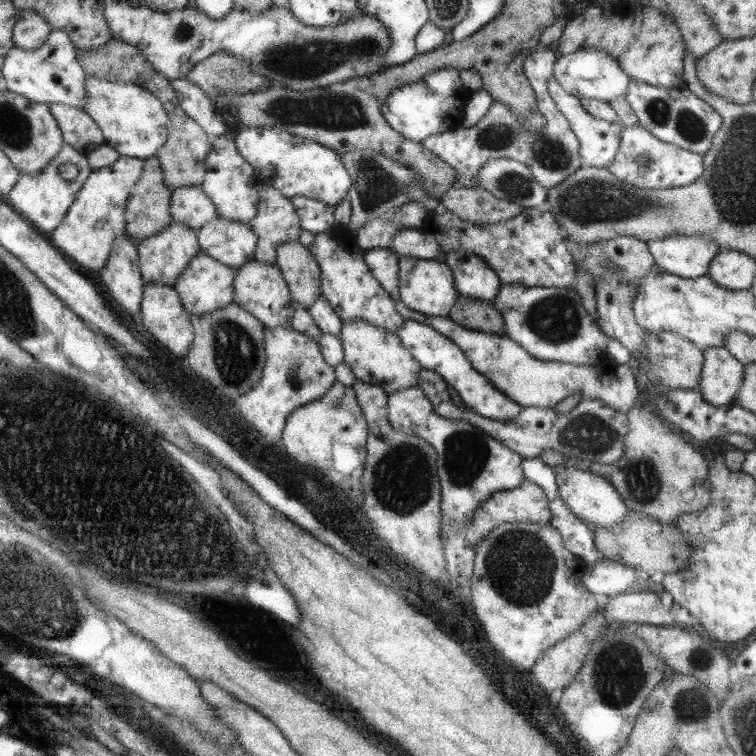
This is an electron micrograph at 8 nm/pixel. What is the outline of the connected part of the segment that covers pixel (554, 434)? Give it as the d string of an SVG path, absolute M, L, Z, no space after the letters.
M422 369L420 371L419 378L419 388L424 392L425 397L428 398L430 402L434 405L434 410L444 418L449 418L450 420L465 420L474 426L483 430L488 436L494 438L520 455L522 458L537 458L545 450L558 450L560 454L563 454L566 459L568 458L579 458L583 461L588 461L594 463L598 462L599 464L612 464L616 462L623 452L623 445L625 444L626 435L629 433L629 420L628 417L609 406L606 406L601 400L581 400L572 411L568 414L556 414L553 411L553 408L538 408L537 406L524 407L522 413L519 414L516 418L513 418L510 421L500 421L494 419L487 419L483 416L480 416L477 412L474 412L472 409L464 410L460 407L454 405L454 401L448 393L447 382L435 372L431 370Z

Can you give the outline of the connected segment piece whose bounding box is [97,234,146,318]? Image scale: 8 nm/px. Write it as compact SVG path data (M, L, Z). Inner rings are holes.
M127 234L118 237L112 243L112 252L106 261L106 266L97 274L106 282L106 292L114 300L114 304L126 312L126 316L140 314L140 306L145 287L139 267L137 243L132 242Z

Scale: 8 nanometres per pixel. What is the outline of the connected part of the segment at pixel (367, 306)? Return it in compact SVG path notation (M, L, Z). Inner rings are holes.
M333 226L324 234L314 235L314 243L310 245L311 253L317 260L320 267L321 297L328 301L334 313L342 319L342 322L348 322L355 318L363 318L366 322L388 330L395 334L397 330L405 323L405 318L400 316L395 308L395 302L384 287L374 278L372 271L364 260L364 249L360 249L355 243L355 238L347 231L346 226Z

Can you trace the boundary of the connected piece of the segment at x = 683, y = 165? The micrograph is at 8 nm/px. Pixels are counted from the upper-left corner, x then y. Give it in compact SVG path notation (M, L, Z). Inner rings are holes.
M639 123L624 127L621 134L621 143L612 165L608 171L620 181L632 184L642 189L674 189L689 186L697 182L704 172L703 155L684 150L679 146L662 142L648 130L644 130ZM639 158L647 158L648 170L640 171Z

